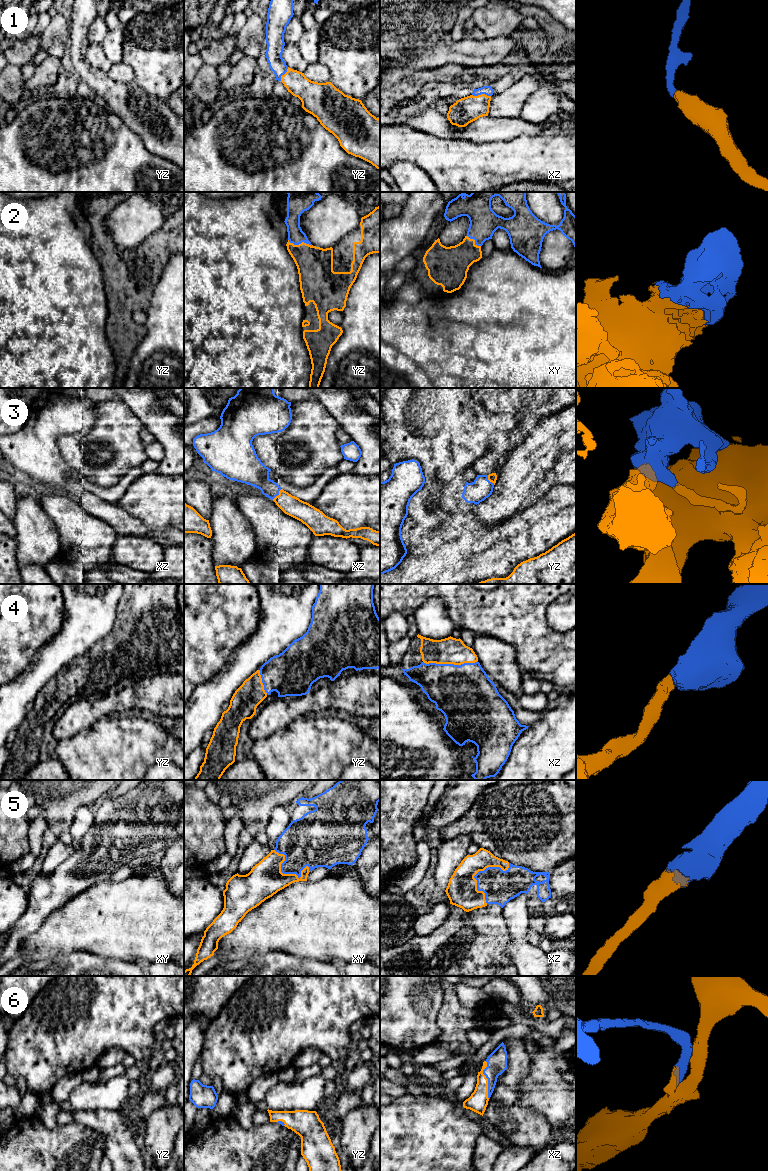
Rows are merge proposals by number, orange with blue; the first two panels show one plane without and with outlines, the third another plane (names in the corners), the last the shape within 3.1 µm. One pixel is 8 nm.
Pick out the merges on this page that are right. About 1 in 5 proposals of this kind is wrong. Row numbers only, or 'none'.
1, 2, 3, 4, 5, 6

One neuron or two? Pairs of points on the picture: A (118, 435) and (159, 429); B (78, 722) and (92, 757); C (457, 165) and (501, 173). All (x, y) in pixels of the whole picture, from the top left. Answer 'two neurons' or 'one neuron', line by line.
A: two neurons
B: two neurons
C: one neuron

